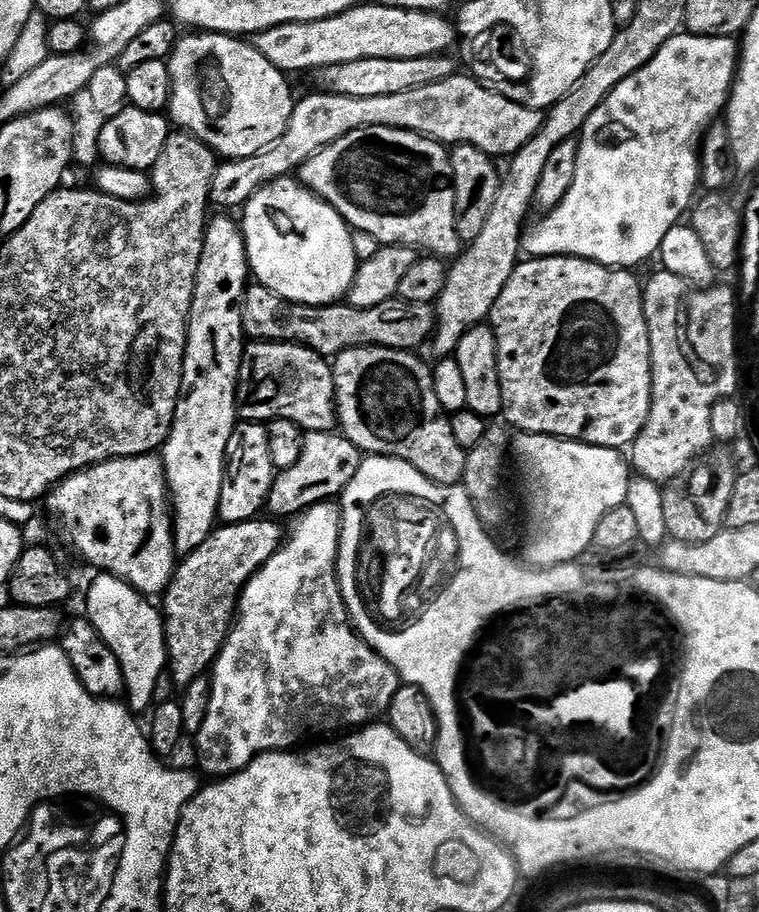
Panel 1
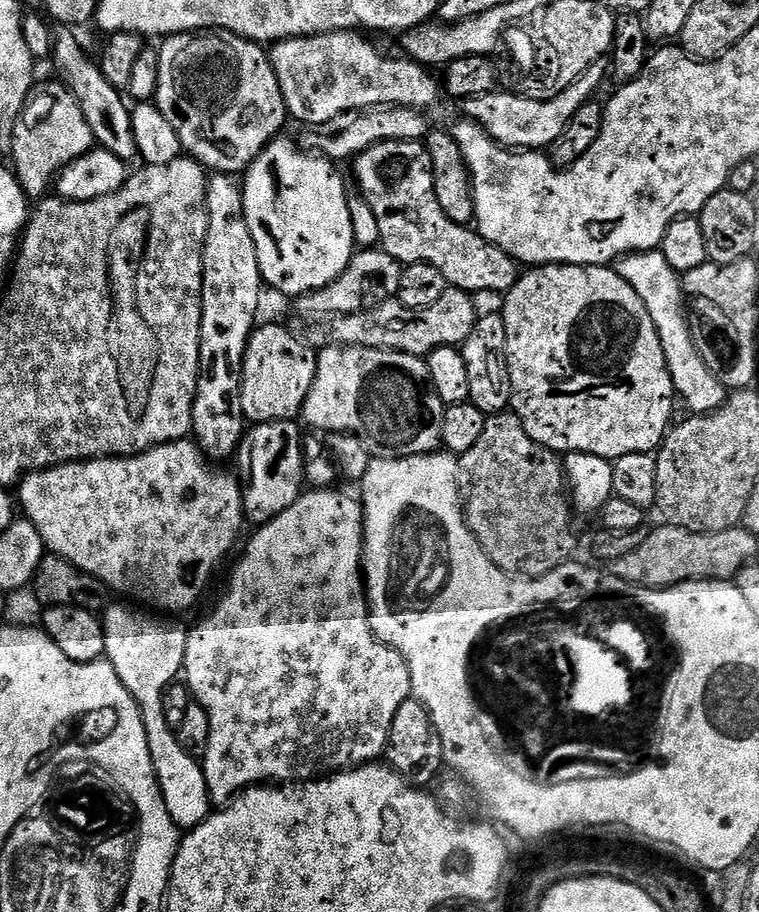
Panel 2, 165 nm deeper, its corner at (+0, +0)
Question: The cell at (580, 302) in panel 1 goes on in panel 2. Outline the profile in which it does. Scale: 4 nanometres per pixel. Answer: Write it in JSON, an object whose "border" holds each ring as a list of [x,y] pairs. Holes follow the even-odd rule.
{"border":[[[586,264],[532,266],[503,300],[512,387],[510,408],[534,442],[557,454],[581,452],[609,462],[626,454],[655,453],[659,449],[670,431],[676,404],[678,408],[676,387],[670,378],[668,356],[658,342],[658,330],[650,322],[642,298],[616,271]]]}

